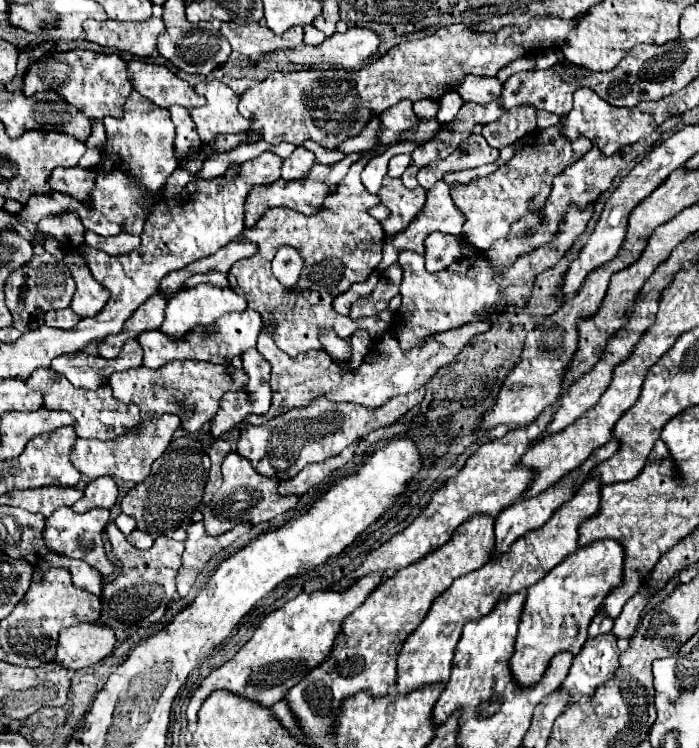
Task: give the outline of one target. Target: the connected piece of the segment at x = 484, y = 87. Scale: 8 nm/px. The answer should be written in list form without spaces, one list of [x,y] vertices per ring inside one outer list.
[[[468,75],[464,81],[456,87],[458,95],[464,101],[474,101],[474,103],[490,103],[496,97],[500,97],[504,83],[500,83],[496,77],[478,77],[478,75]]]

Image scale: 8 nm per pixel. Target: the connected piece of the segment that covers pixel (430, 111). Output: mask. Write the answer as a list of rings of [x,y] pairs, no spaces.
[[[422,99],[414,103],[414,113],[418,113],[420,119],[432,119],[438,112],[438,103],[432,99]]]

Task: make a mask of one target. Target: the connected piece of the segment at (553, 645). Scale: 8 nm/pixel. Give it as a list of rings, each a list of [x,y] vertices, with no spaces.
[[[594,541],[568,555],[560,565],[548,571],[546,577],[528,587],[516,647],[510,659],[510,671],[518,687],[532,687],[538,683],[556,653],[568,651],[576,655],[580,651],[592,617],[602,607],[604,597],[622,581],[622,561],[624,551],[618,541]]]

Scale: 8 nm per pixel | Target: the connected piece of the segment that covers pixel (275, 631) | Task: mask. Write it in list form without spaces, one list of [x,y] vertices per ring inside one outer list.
[[[370,573],[356,579],[356,583],[342,593],[330,589],[300,593],[284,607],[272,611],[254,631],[250,641],[234,655],[234,659],[214,669],[196,689],[196,693],[188,703],[188,713],[186,713],[188,727],[194,731],[200,705],[206,701],[210,693],[220,689],[246,697],[254,703],[260,703],[262,707],[270,707],[276,701],[280,701],[292,685],[296,685],[308,671],[312,671],[312,667],[320,665],[322,659],[326,659],[344,617],[364,603],[364,599],[370,595],[372,589],[376,589],[380,579],[382,579],[380,573]]]

